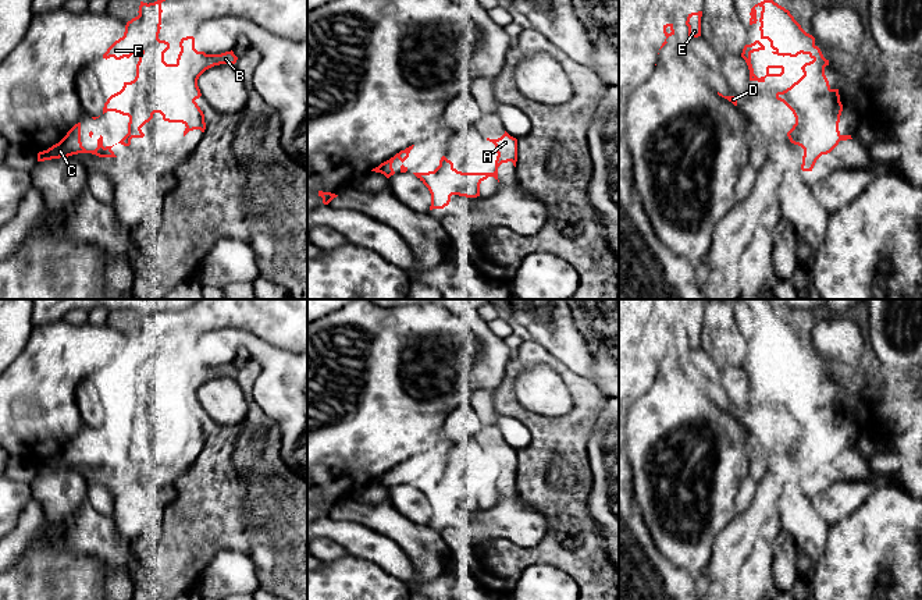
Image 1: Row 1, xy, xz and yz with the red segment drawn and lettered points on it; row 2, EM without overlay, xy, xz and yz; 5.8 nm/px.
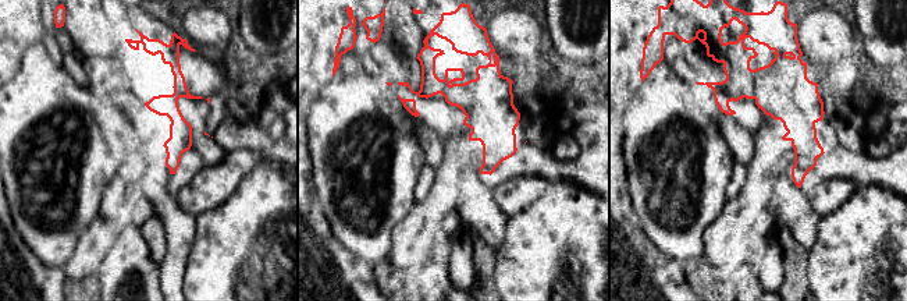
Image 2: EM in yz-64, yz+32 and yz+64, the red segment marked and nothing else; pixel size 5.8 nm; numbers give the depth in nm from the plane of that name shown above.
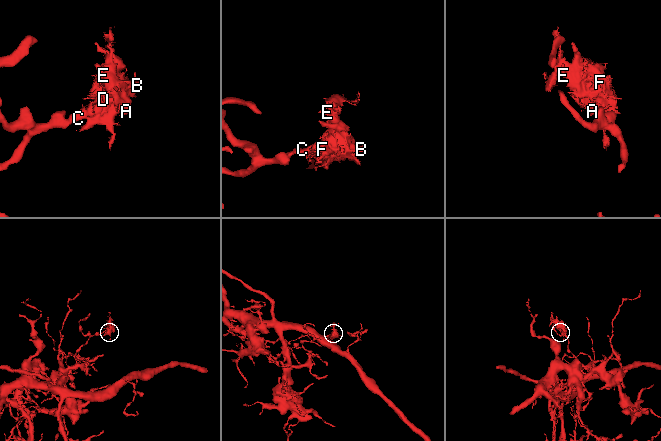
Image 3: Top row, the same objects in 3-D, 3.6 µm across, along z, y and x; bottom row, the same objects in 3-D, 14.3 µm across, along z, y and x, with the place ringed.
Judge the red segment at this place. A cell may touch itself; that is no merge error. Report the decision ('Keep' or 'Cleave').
Cleave

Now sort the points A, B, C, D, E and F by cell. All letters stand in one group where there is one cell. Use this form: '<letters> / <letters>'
A B D E F / C

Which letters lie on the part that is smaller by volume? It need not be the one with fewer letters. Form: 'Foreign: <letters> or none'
Foreign: A, B, D, E, F

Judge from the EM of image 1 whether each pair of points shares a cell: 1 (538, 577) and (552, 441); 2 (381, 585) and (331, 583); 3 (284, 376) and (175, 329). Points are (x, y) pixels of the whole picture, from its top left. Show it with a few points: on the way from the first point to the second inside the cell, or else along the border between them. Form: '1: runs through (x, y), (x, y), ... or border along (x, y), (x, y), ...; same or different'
1: border along (570, 577), (559, 570), (530, 564), (516, 581); different
2: runs through (369, 585), (344, 585); same
3: border along (230, 327), (205, 332), (193, 347); different

